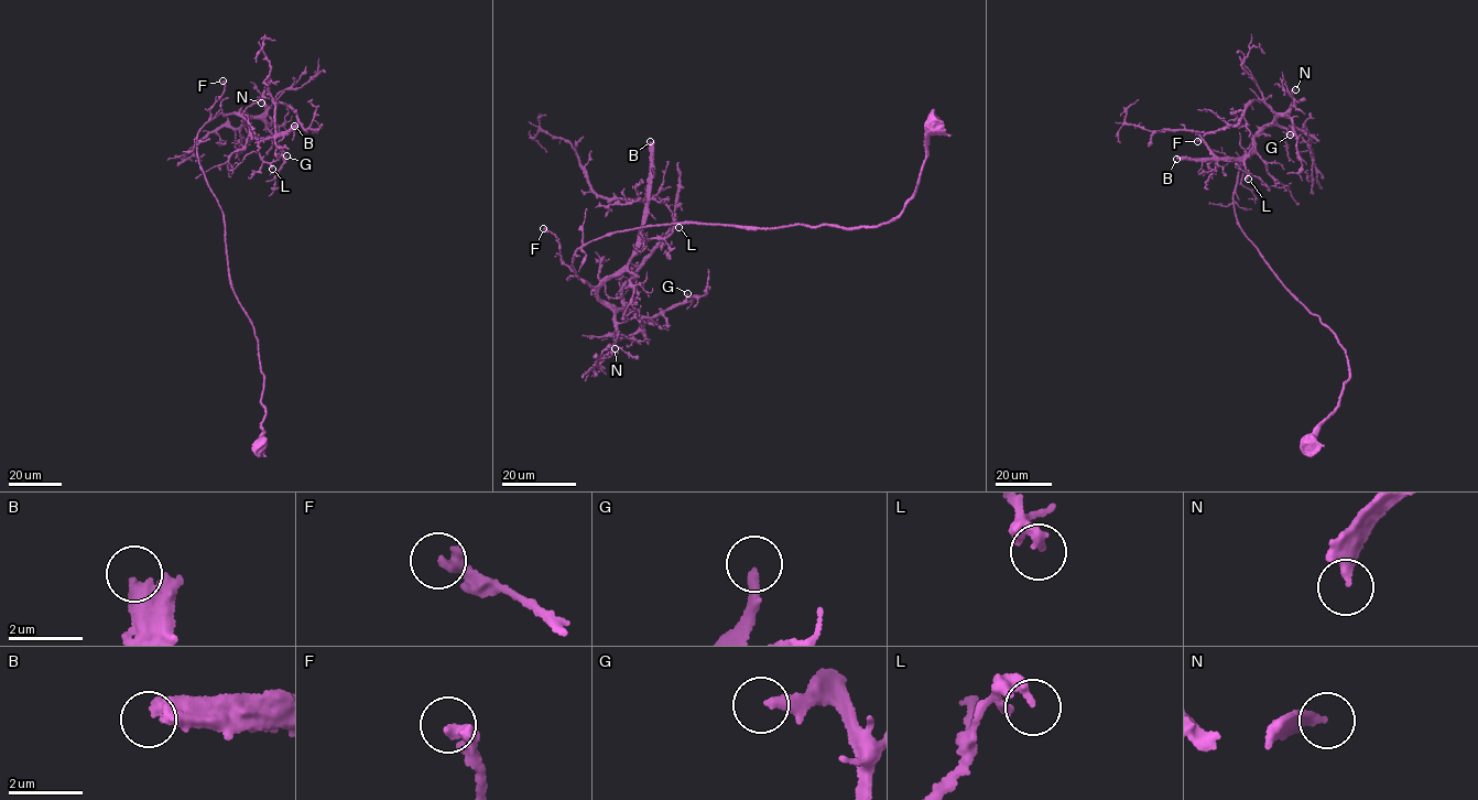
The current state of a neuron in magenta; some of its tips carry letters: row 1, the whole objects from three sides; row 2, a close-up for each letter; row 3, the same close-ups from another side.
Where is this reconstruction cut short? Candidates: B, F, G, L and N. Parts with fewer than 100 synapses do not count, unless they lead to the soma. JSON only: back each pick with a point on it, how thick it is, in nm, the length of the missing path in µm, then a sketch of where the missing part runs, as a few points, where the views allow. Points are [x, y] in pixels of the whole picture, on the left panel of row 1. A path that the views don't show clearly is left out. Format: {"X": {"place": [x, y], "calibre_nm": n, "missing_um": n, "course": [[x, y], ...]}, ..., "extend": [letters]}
{"B": {"place": [294, 126], "calibre_nm": 500, "missing_um": 150, "course": [[294, 126], [310, 114], [318, 82], [339, 58], [391, 30], [408, 11], [428, 4]]}, "N": {"place": [261, 103], "calibre_nm": 280, "missing_um": 100, "course": [[261, 103], [257, 115], [247, 119], [207, 158], [200, 172], [186, 226], [196, 242], [212, 242], [210, 251]]}, "extend": ["B", "N"]}

